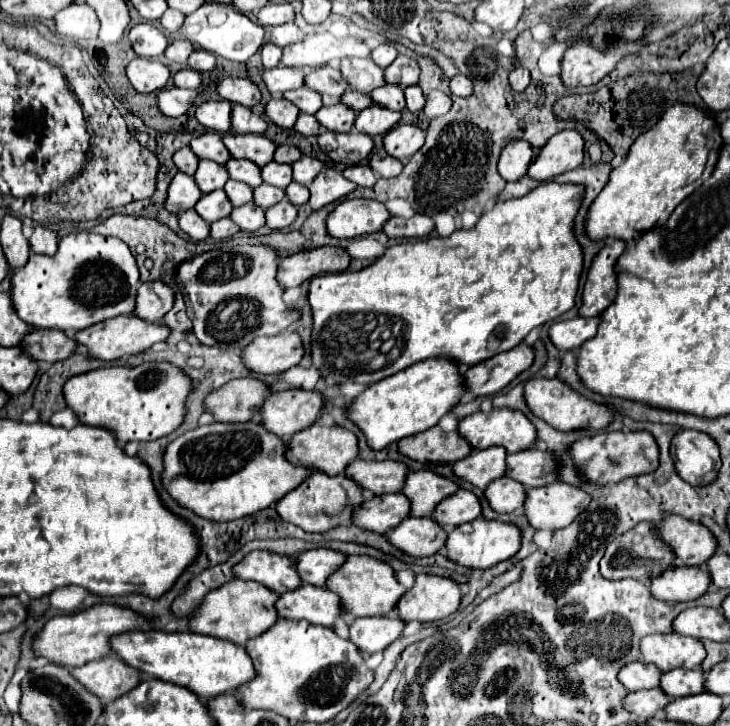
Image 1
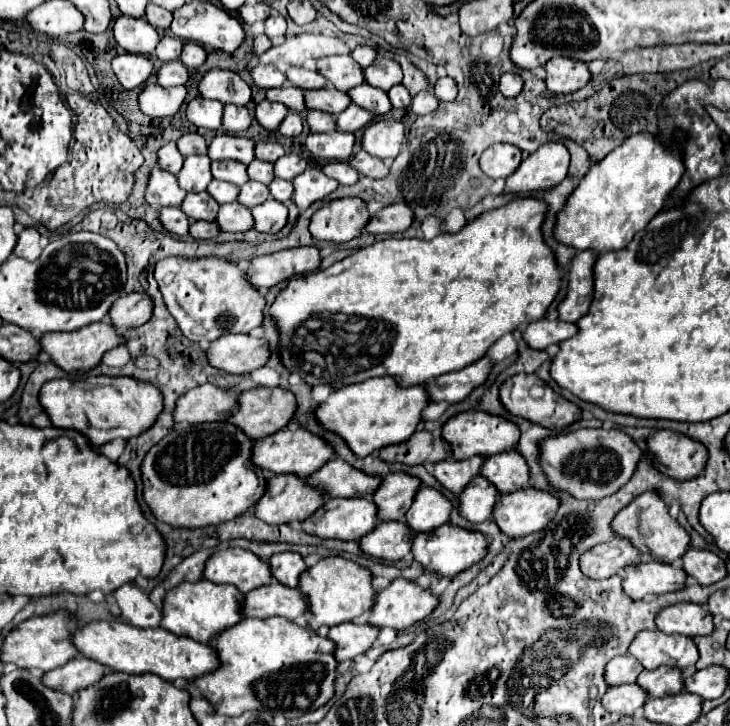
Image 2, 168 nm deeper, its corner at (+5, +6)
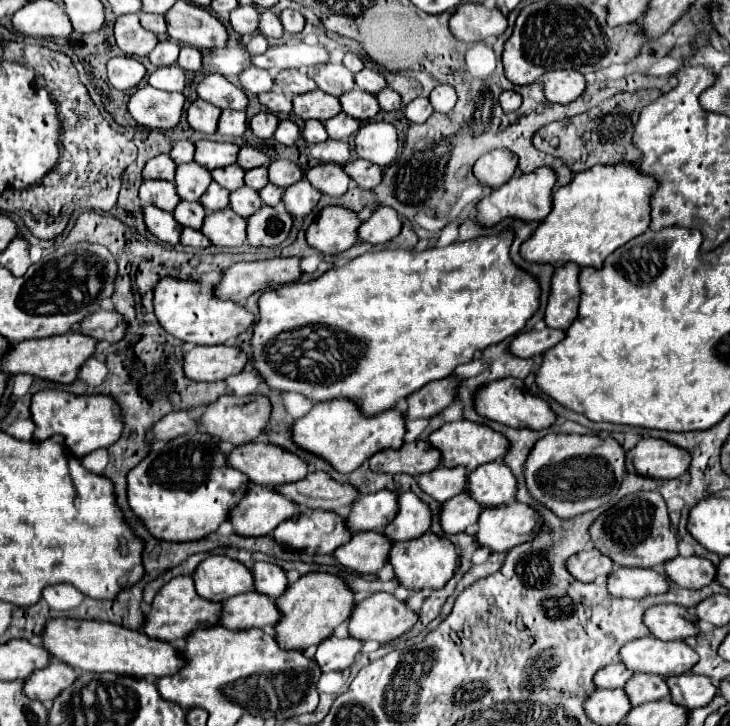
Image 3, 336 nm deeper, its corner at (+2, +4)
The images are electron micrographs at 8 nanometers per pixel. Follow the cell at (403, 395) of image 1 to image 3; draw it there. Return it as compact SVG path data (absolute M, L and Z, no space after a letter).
M329 400L323 404L313 404L309 414L299 418L291 426L291 440L299 448L323 458L341 474L353 472L375 452L387 448L401 448L403 436L405 420L403 414L395 408L391 412L383 412L383 416L371 416L371 420L367 420L367 416L359 416L359 412L355 412L355 404L347 404L347 400Z

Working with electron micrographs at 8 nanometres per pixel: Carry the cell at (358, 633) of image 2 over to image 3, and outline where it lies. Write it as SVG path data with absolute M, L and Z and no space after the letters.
M327 638L317 646L315 652L315 662L319 664L321 672L341 672L349 668L361 648L359 640L349 640L347 638Z

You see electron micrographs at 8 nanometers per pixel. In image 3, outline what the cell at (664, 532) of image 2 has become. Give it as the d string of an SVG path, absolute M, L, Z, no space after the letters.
M655 490L635 492L621 498L589 526L589 536L593 546L599 548L601 554L609 556L617 566L663 570L663 564L679 554L677 536L671 532L665 500Z

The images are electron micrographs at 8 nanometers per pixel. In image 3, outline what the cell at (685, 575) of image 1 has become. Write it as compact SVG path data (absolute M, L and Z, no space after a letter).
M613 568L607 576L607 592L613 598L643 598L649 594L663 594L669 588L661 572L647 568Z

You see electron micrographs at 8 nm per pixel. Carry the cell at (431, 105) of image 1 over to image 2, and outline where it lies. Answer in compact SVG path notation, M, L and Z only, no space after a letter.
M422 90L412 98L410 110L416 116L424 116L424 114L432 114L438 108L438 104L440 104L440 100L436 98L436 94L432 90Z

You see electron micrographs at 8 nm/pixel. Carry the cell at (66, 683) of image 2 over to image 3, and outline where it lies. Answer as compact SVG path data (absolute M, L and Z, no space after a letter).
M51 660L47 668L35 670L23 682L23 692L31 700L53 700L55 696L59 696L63 688L67 688L67 684L71 684L71 680L75 680L75 676L79 674L73 668L67 668L63 664L57 664L57 660Z

